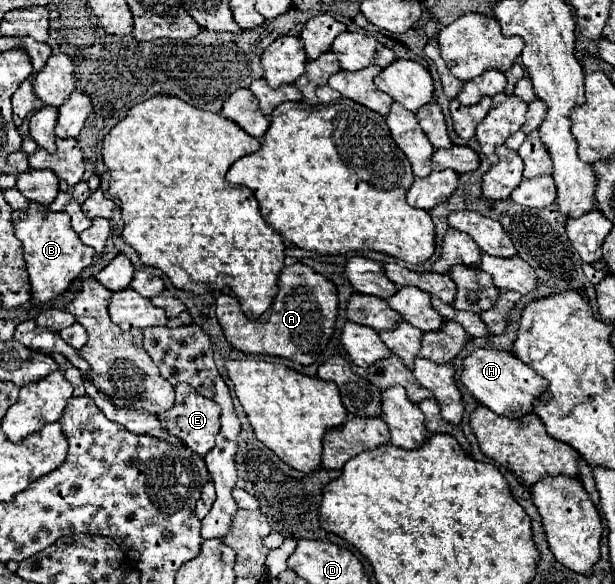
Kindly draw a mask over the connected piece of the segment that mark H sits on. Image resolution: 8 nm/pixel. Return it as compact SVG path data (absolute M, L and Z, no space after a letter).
M476 348L468 356L464 356L464 366L460 374L460 382L474 394L474 398L494 410L496 414L514 414L524 416L532 412L532 402L544 388L548 386L546 380L528 368L528 364L520 362L518 356L494 348Z

